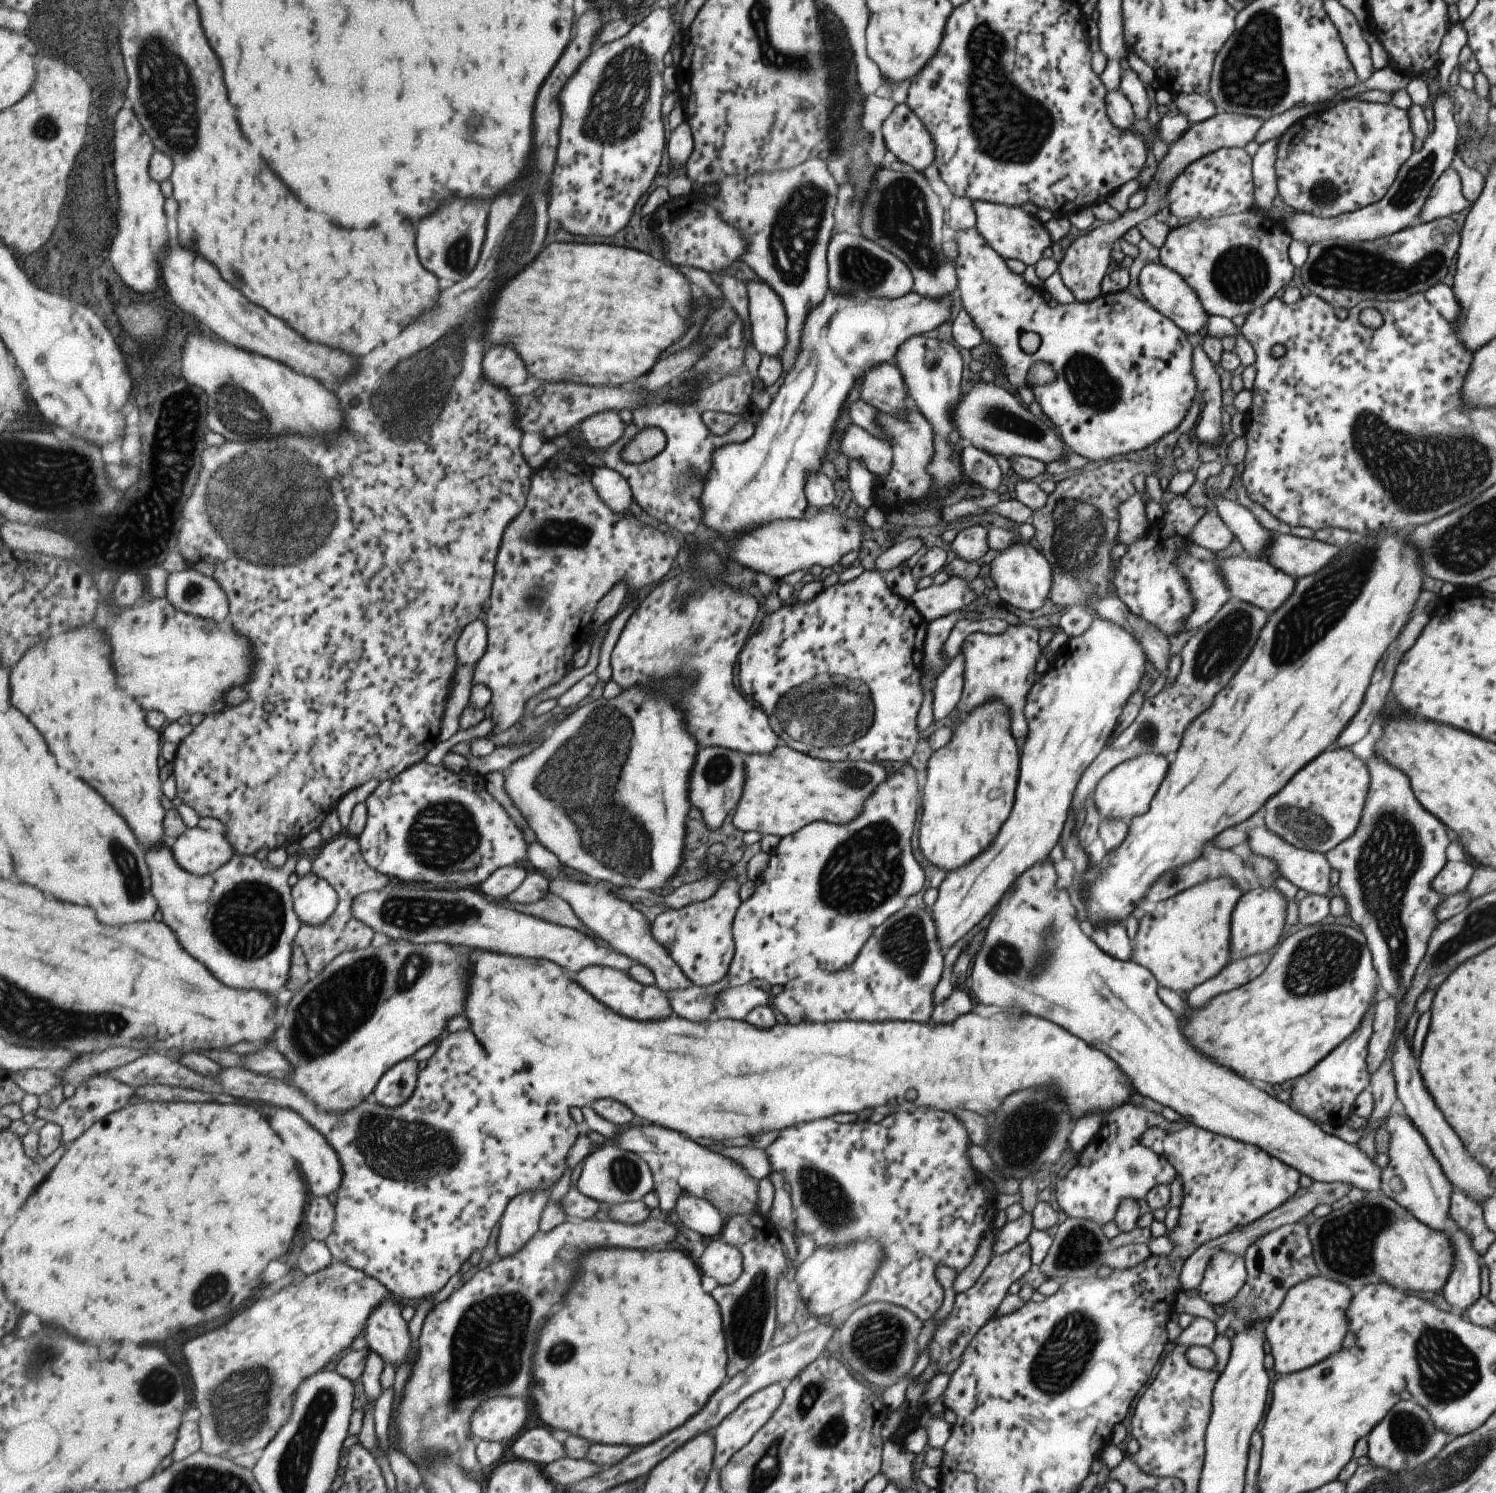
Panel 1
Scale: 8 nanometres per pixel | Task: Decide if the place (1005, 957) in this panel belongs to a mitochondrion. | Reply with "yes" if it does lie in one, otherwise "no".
yes

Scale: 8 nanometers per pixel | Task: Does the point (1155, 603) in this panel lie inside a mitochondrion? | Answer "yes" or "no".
no

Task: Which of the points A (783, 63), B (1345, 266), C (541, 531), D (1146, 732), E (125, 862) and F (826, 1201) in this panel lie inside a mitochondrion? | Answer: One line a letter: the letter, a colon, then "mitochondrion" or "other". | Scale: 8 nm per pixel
A: mitochondrion
B: mitochondrion
C: mitochondrion
D: mitochondrion
E: mitochondrion
F: mitochondrion

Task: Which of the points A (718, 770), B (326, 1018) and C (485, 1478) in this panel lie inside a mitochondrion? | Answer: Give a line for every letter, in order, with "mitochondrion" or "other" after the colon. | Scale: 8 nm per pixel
A: mitochondrion
B: mitochondrion
C: other

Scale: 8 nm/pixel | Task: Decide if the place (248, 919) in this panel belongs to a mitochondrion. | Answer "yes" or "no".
yes

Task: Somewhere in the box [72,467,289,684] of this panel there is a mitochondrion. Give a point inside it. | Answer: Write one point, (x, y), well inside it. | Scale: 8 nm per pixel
(146, 544)

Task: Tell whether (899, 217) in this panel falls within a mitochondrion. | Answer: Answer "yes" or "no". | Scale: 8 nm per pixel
yes

